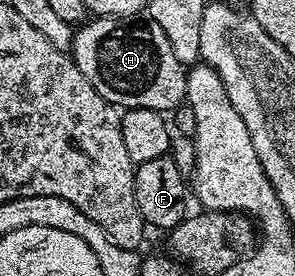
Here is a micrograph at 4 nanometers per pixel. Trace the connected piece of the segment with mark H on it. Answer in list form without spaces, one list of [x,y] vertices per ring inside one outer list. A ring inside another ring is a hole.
[[[93,17],[75,31],[70,57],[109,106],[171,112],[188,97],[186,67],[174,56],[166,32],[150,20]],[[144,21],[144,22],[140,22]]]

